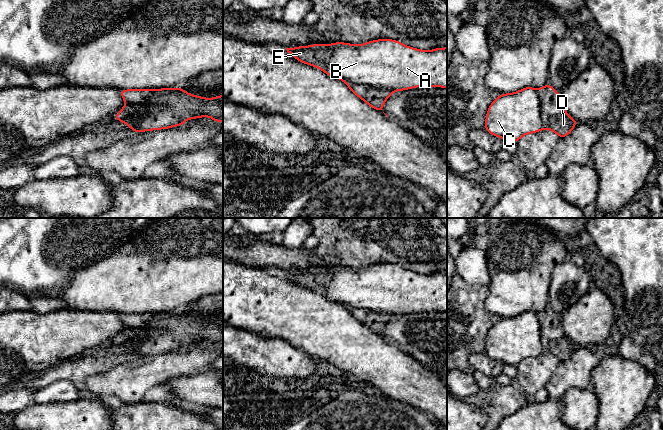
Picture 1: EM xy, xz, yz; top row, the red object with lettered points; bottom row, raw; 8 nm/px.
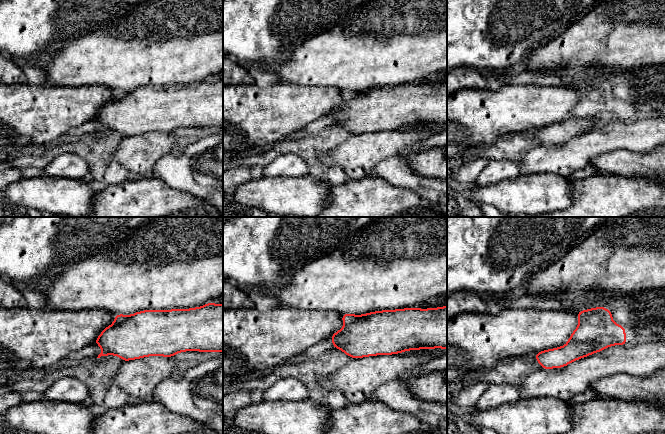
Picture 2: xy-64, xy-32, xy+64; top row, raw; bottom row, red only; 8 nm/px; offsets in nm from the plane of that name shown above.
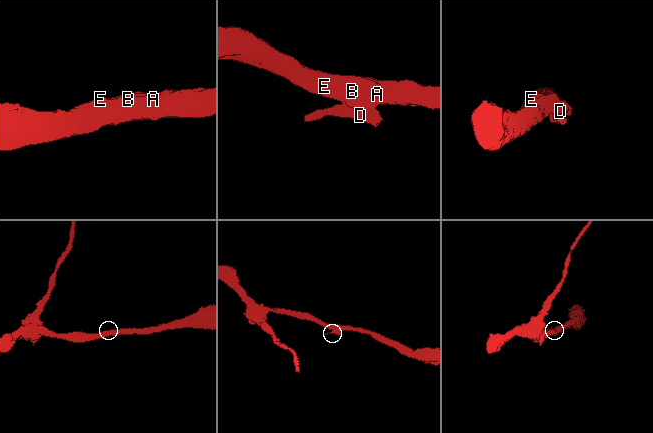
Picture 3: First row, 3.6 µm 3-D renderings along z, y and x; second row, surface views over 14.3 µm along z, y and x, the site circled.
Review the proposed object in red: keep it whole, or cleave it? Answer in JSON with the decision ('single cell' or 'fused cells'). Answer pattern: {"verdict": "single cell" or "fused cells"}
{"verdict": "fused cells"}

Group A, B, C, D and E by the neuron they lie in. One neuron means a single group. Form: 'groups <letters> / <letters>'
groups A B C E / D

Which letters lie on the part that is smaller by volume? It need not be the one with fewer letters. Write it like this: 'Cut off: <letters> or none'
Cut off: D

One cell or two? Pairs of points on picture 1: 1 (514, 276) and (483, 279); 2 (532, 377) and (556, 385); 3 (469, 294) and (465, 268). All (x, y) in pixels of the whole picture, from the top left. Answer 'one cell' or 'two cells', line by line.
1: two cells
2: two cells
3: two cells

